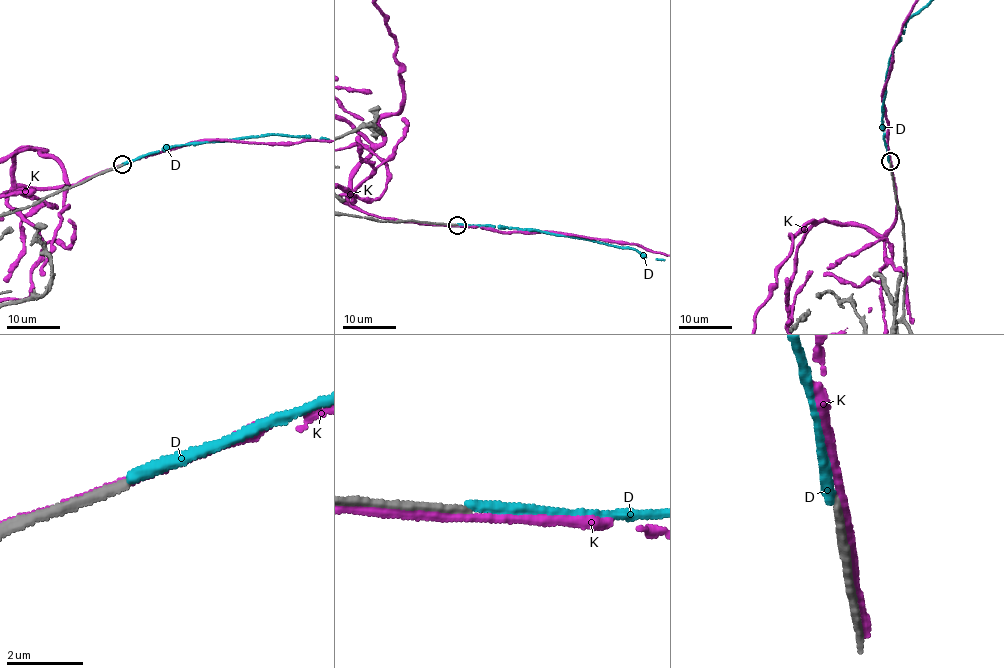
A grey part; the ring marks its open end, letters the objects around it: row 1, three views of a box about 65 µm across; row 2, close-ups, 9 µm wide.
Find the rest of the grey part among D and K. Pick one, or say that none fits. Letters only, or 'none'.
none

